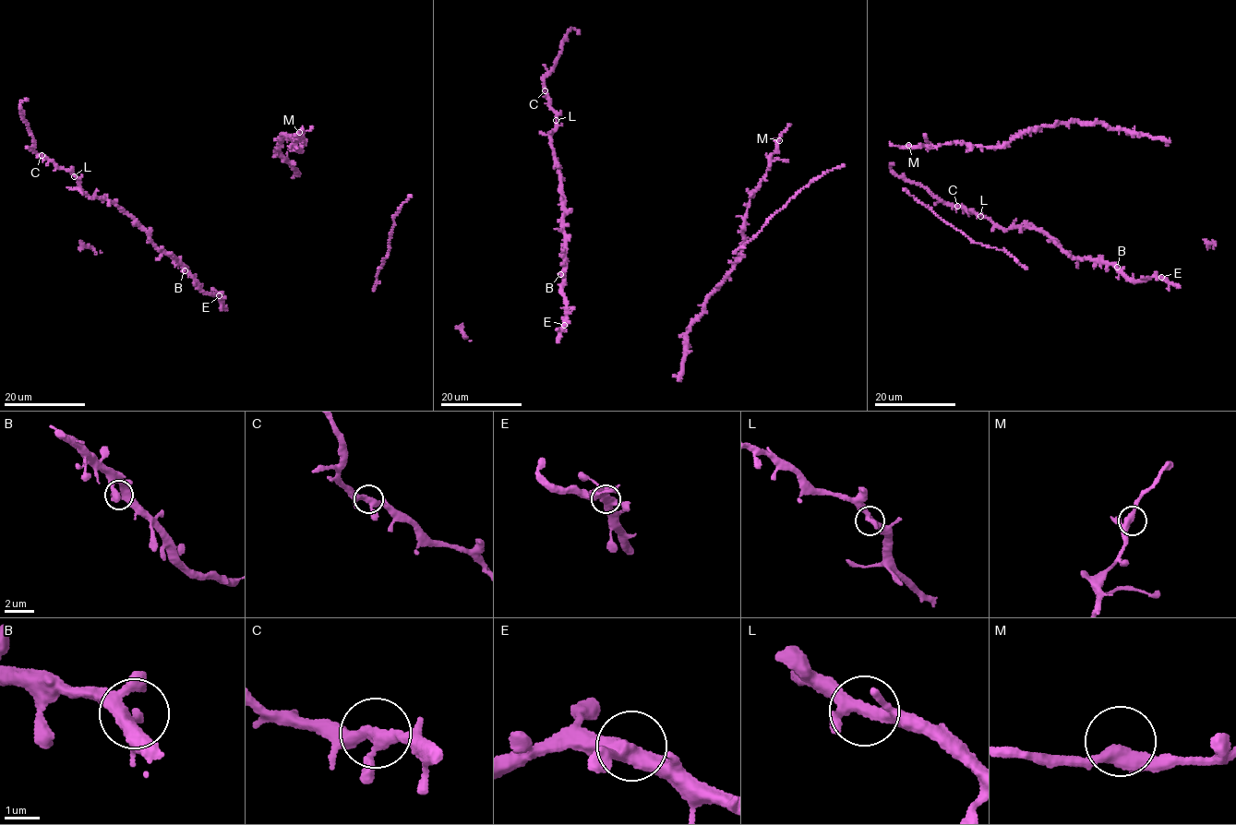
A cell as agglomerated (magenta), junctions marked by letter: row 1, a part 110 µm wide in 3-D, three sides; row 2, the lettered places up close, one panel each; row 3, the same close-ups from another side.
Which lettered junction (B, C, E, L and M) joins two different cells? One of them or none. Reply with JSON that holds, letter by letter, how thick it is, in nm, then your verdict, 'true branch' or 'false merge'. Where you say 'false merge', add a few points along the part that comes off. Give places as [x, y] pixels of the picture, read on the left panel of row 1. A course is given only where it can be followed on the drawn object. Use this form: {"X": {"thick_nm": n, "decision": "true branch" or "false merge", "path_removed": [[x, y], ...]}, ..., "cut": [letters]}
{"B": {"thick_nm": 240, "decision": "true branch"}, "C": {"thick_nm": 300, "decision": "true branch"}, "E": {"thick_nm": 420, "decision": "true branch"}, "L": {"thick_nm": 280, "decision": "true branch"}, "M": {"thick_nm": 320, "decision": "true branch"}, "cut": []}

